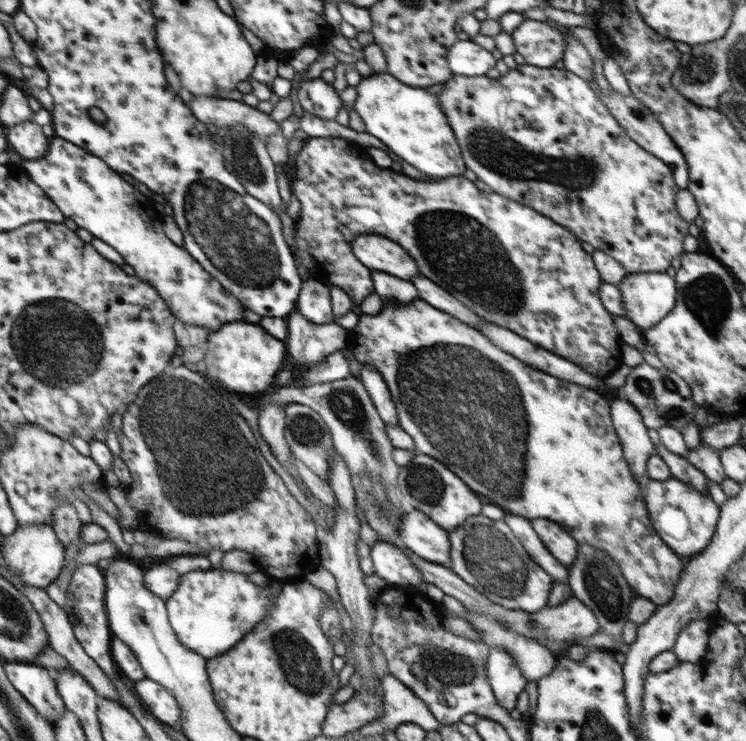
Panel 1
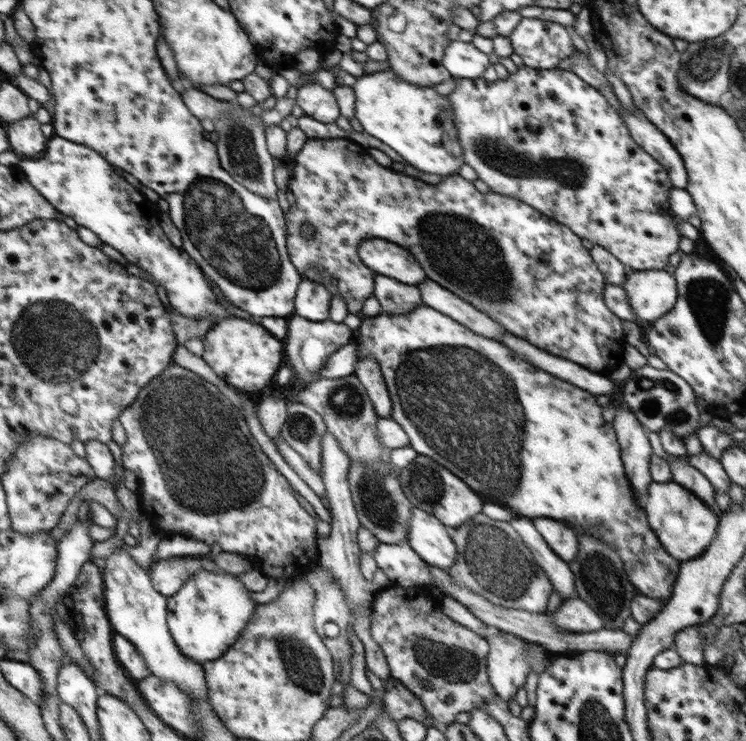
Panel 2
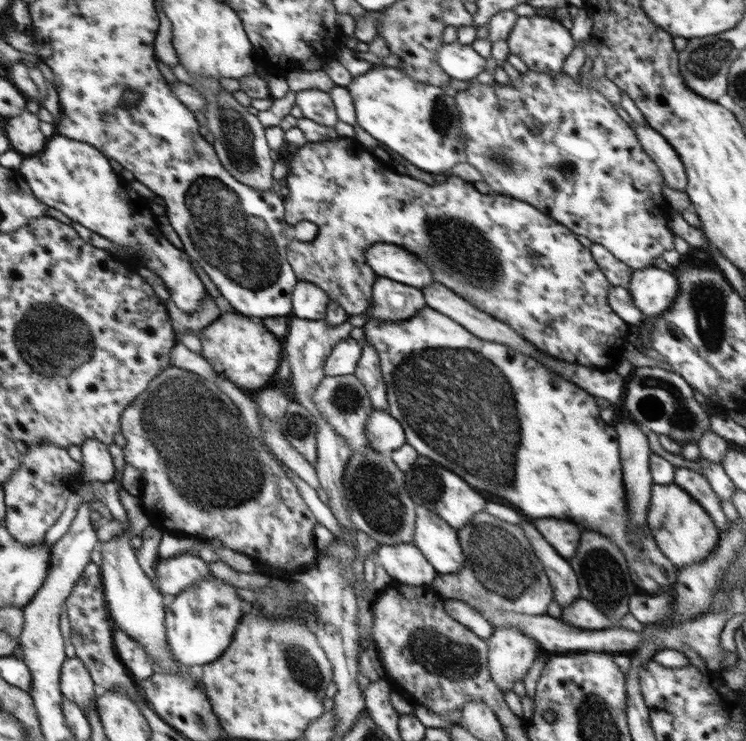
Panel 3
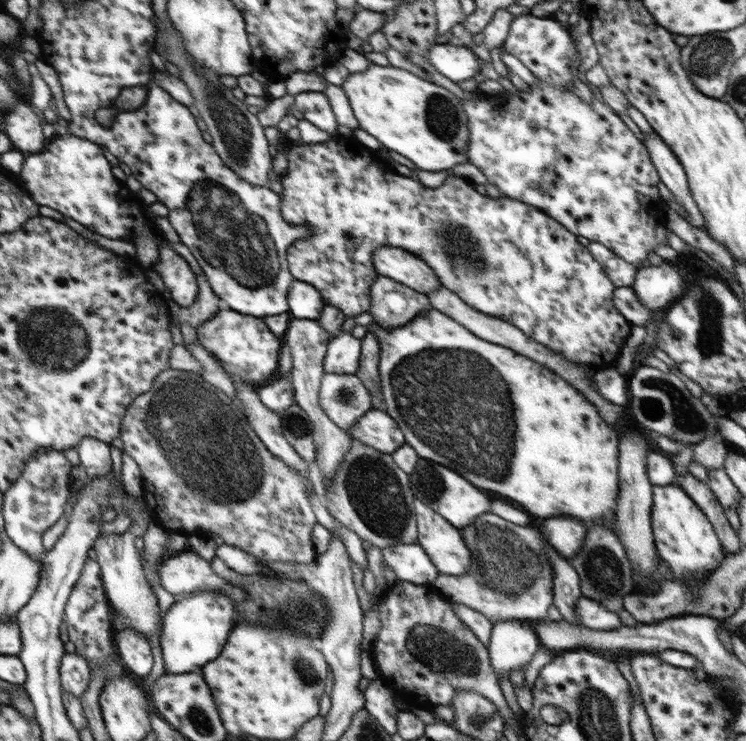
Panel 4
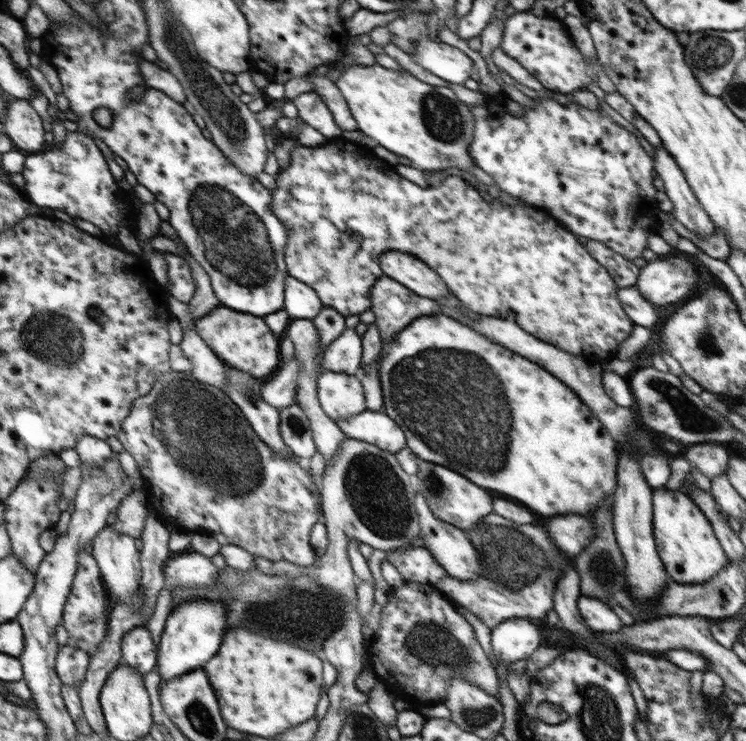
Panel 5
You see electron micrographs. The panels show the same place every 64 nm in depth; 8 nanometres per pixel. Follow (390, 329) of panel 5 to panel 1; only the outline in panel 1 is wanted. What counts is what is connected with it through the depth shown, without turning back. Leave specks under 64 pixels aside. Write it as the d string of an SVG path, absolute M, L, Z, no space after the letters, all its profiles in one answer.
M370 271L374 292L379 294L384 304L394 303L404 306L418 298L417 288L410 281L402 280L402 278L385 272Z

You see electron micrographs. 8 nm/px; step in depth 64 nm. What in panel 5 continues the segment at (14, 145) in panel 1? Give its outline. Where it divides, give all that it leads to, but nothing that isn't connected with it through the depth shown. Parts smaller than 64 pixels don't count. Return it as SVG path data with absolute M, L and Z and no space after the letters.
M9 100L4 130L16 149L21 152L40 150L44 144L42 120L26 100Z

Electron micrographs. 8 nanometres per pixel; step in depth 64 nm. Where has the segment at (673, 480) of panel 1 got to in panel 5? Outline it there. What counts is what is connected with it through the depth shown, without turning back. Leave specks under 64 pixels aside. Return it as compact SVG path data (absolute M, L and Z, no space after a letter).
M653 489L653 535L665 570L676 583L699 585L708 582L729 563L706 515L680 490Z

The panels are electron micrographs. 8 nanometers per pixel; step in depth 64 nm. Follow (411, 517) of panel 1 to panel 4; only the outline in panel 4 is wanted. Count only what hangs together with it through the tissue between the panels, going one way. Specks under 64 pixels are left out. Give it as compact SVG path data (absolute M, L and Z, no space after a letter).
M415 499L418 536L416 543L430 557L440 574L460 576L471 567L471 552L460 529Z

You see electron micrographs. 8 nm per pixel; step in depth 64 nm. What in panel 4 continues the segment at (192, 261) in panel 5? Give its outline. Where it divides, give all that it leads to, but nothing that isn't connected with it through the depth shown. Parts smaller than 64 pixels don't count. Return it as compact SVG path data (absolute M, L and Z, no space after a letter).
M196 275L198 281L198 296L195 302L187 307L171 307L171 322L176 325L190 324L197 328L202 322L212 318L218 310L221 300L214 294L211 284L204 275Z

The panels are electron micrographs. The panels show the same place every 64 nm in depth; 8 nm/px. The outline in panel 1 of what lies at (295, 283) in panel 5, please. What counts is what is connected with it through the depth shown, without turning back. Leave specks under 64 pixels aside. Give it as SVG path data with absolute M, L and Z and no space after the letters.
M314 278L303 281L296 304L296 310L310 322L324 324L335 318L329 287Z

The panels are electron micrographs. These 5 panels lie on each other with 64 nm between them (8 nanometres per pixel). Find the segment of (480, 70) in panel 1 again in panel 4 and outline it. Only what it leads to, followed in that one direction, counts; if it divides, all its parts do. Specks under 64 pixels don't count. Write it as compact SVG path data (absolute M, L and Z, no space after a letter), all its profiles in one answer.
M449 42L432 46L427 59L442 76L455 83L472 79L481 70L478 57L468 47Z

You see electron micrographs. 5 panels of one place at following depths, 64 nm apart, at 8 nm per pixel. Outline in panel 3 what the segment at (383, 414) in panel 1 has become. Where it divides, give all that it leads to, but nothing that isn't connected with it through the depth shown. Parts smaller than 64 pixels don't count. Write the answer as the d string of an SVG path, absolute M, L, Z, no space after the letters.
M367 342L362 344L355 376L368 391L372 406L375 410L386 411L388 406L387 388L384 383L377 350Z

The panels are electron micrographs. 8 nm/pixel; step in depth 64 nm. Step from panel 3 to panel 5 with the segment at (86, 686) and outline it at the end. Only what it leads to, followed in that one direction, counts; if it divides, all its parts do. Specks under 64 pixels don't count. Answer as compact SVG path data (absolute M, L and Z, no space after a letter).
M68 645L58 648L55 669L62 684L76 686L78 689L85 681L89 668L89 652Z

